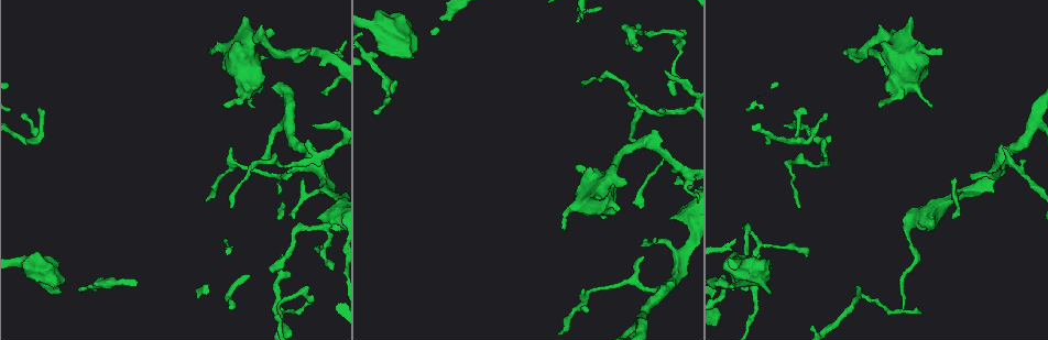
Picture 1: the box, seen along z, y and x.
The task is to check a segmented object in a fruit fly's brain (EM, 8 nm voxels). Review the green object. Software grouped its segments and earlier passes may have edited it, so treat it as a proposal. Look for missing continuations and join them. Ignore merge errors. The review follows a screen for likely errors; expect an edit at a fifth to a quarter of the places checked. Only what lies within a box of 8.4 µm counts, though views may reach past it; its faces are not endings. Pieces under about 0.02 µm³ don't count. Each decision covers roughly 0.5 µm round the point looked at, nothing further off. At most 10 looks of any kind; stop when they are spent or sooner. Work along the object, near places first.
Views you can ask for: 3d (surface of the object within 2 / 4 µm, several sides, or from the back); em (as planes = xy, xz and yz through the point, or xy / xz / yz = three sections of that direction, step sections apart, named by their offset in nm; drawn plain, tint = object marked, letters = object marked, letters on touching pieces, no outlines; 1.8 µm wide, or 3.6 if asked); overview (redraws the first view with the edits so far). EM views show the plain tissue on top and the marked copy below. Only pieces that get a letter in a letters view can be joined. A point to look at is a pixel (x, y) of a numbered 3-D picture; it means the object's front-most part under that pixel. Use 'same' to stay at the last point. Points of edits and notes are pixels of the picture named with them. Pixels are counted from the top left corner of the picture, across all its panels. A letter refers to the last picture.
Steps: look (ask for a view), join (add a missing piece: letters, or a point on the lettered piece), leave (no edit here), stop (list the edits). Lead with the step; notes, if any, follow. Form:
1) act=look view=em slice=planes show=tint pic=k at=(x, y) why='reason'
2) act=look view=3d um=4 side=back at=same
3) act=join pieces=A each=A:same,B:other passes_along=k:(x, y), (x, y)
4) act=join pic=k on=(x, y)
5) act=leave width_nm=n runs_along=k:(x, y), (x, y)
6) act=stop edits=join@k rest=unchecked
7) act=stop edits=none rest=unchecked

act=look view=3d um=2 pic=1 at=(673, 184) why='an open end'

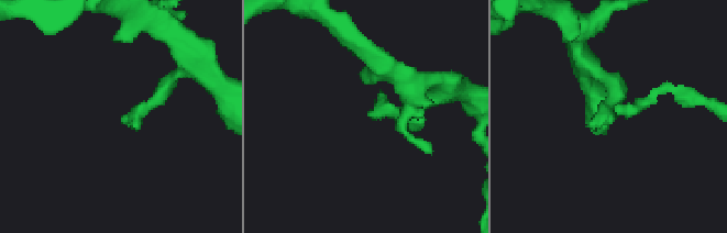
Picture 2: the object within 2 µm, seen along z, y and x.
act=look view=em slice=yz step=4 show=tint pic=2 at=(608, 120)

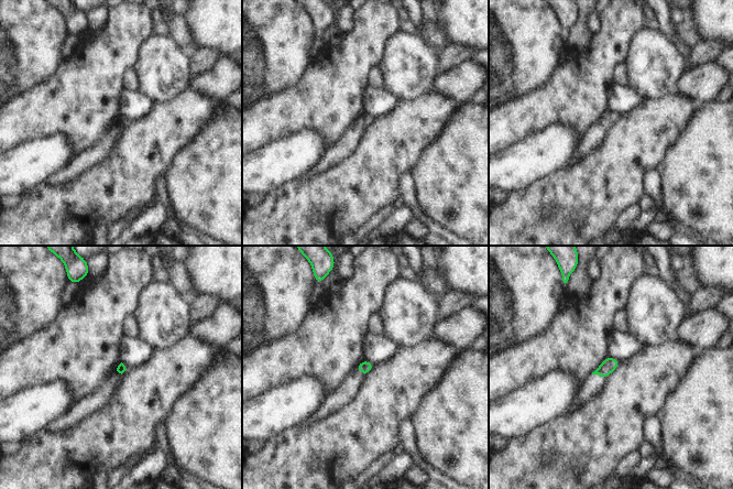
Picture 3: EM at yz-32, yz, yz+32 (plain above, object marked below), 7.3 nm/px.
act=look view=em slice=planes show=letters at=same why='another direction'

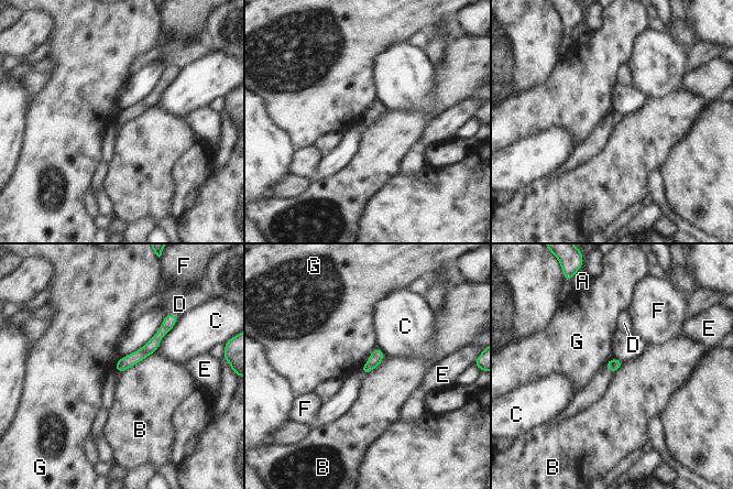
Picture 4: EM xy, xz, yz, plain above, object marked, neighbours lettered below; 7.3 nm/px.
act=leave longest_contact=C:340nm each=A:other,B:other,C:other,D:other,E:other,F:other,G:other found='no lettered piece goes on from it'

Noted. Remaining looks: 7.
act=look view=3d um=2 pic=1 at=(291, 175) why='branch stops here'

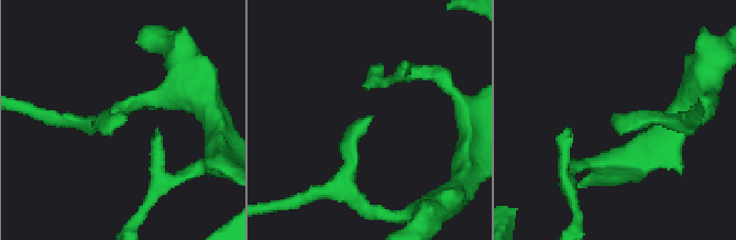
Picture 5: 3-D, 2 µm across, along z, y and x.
act=look view=em slice=yz step=8 show=letters pic=5 at=(123, 118) why='now the EM'

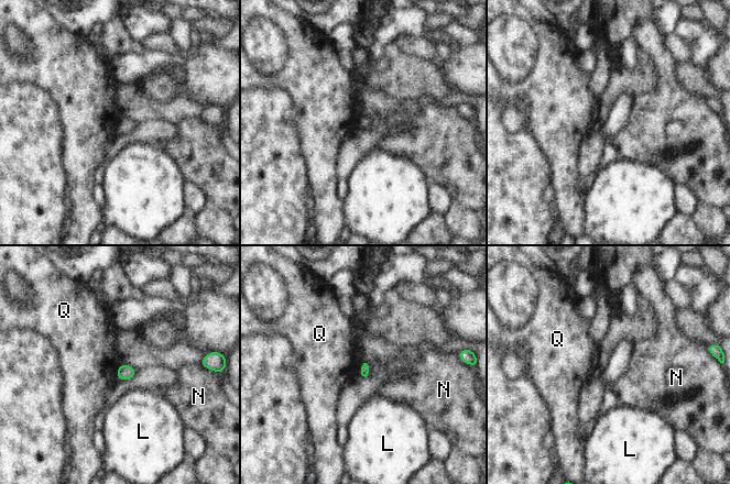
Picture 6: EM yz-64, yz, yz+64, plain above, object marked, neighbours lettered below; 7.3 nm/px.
act=leave each=L:other,N:other,Q:other border=6:(116, 373), (117, 378) found='no lettered piece goes on from it'

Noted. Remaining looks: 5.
act=look view=3d um=4 pic=1 at=(212, 51) why='free end'

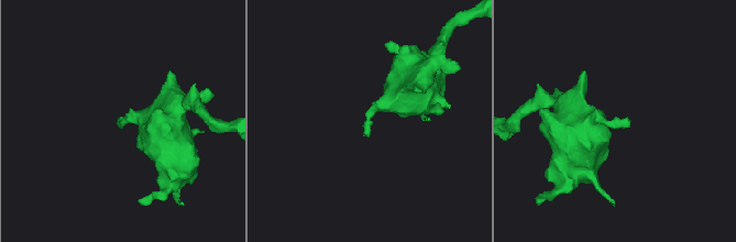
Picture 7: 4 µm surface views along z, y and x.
act=look view=em slice=planes show=letters pic=7 at=(120, 119) why='now the EM'

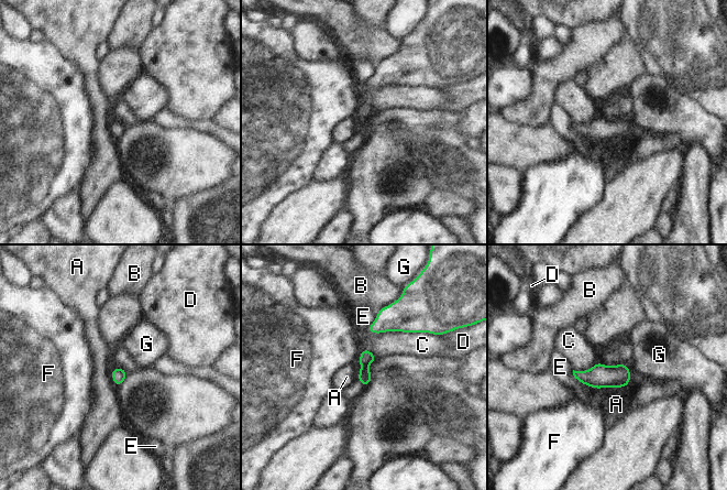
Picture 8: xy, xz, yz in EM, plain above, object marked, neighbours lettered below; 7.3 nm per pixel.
act=leave width_nm=100 each=A:other,B:other,C:other,D:other,E:other,F:other,G:other border=8:(110, 371), (111, 379), (117, 388) found='no lettered piece goes on from it'

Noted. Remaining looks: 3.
act=look view=em um=3.6 slice=planes show=letters pic=1 at=(896, 30) why='stops while still wide'

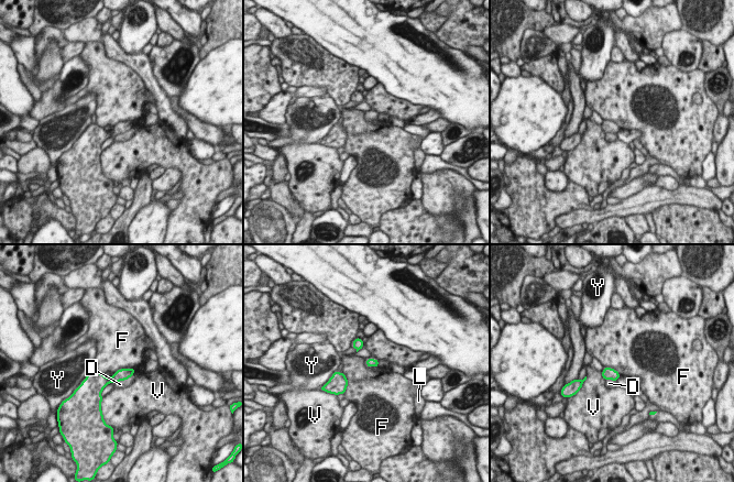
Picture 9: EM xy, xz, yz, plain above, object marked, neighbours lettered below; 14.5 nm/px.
act=leave each=D:other,F:other,L:other,V:other,Y:other border=9:(342, 371), (347, 379), (344, 393) found='no lettered piece goes on from it'

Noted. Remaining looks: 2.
act=stop edits=none rest=unchecked

